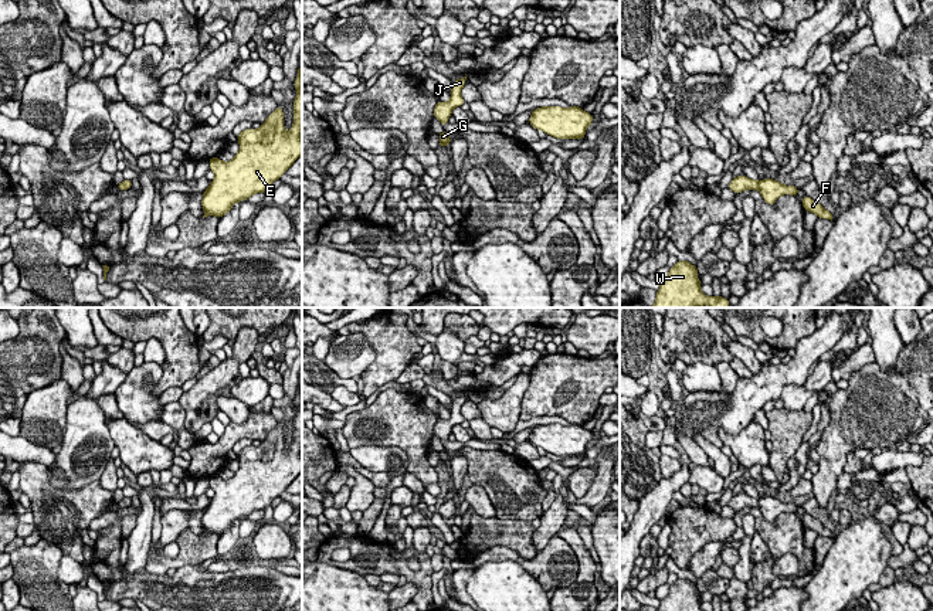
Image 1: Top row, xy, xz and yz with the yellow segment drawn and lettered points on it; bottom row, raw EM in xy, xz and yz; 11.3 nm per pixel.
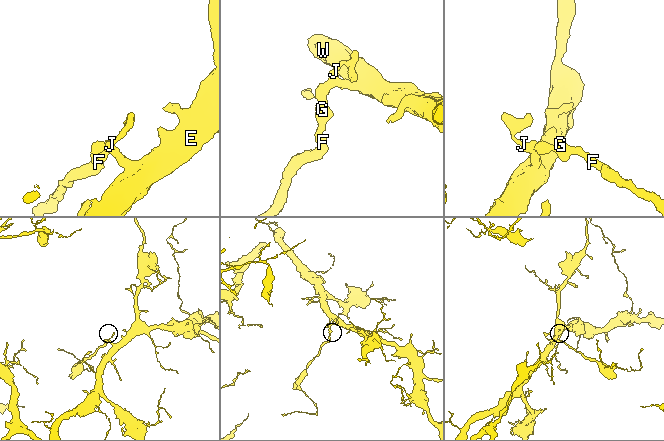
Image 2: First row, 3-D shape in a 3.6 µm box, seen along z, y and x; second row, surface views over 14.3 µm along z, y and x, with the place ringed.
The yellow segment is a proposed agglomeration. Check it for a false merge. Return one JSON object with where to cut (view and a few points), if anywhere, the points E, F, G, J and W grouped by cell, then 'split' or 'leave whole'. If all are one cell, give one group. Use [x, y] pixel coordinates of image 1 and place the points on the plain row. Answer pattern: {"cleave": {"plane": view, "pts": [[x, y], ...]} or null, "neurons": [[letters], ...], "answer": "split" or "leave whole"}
{"cleave": null, "neurons": [["E", "F", "G", "J", "W"]], "answer": "leave whole"}

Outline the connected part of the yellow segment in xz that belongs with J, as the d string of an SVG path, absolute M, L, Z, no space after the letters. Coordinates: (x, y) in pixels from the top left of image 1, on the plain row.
M466 394L457 397L452 400L452 408L451 408L451 417L448 420L437 420L434 425L434 435L437 435L442 444L448 441L448 435L451 434L451 430L455 424L461 424L465 421L465 418L461 414L461 407L465 403Z

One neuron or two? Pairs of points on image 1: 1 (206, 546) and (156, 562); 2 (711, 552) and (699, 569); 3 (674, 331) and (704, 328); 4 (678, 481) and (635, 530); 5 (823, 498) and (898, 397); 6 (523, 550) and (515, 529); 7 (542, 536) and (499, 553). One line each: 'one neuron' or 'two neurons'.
1: one neuron
2: one neuron
3: one neuron
4: one neuron
5: one neuron
6: one neuron
7: two neurons

